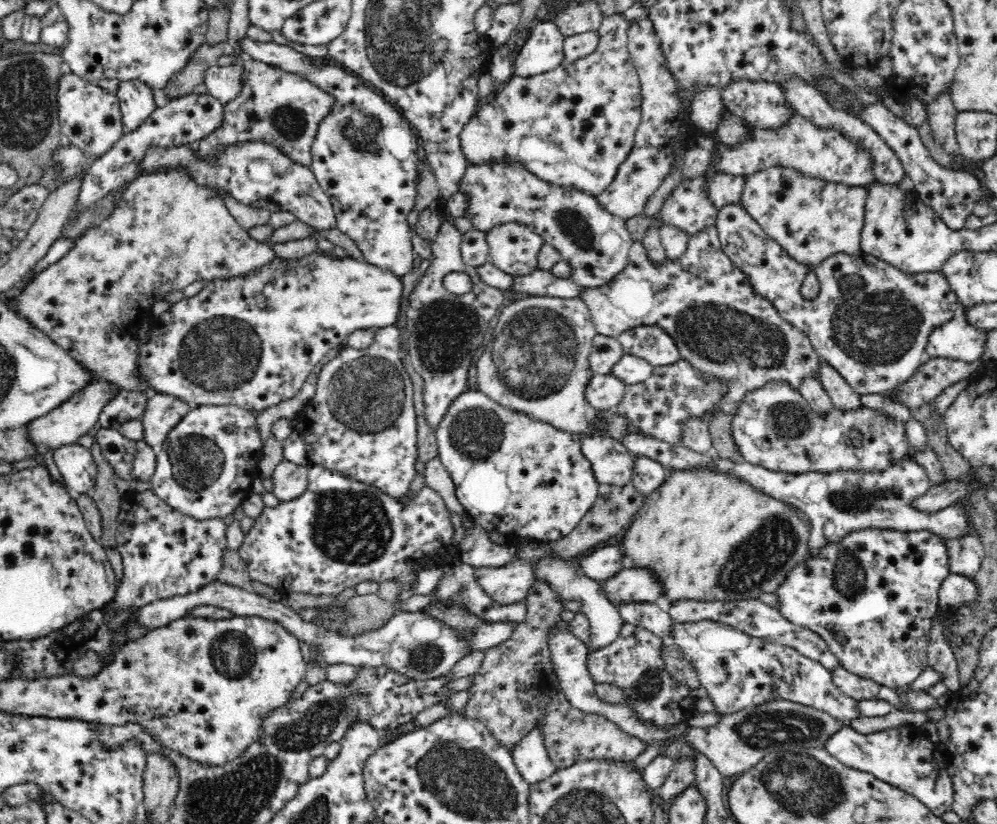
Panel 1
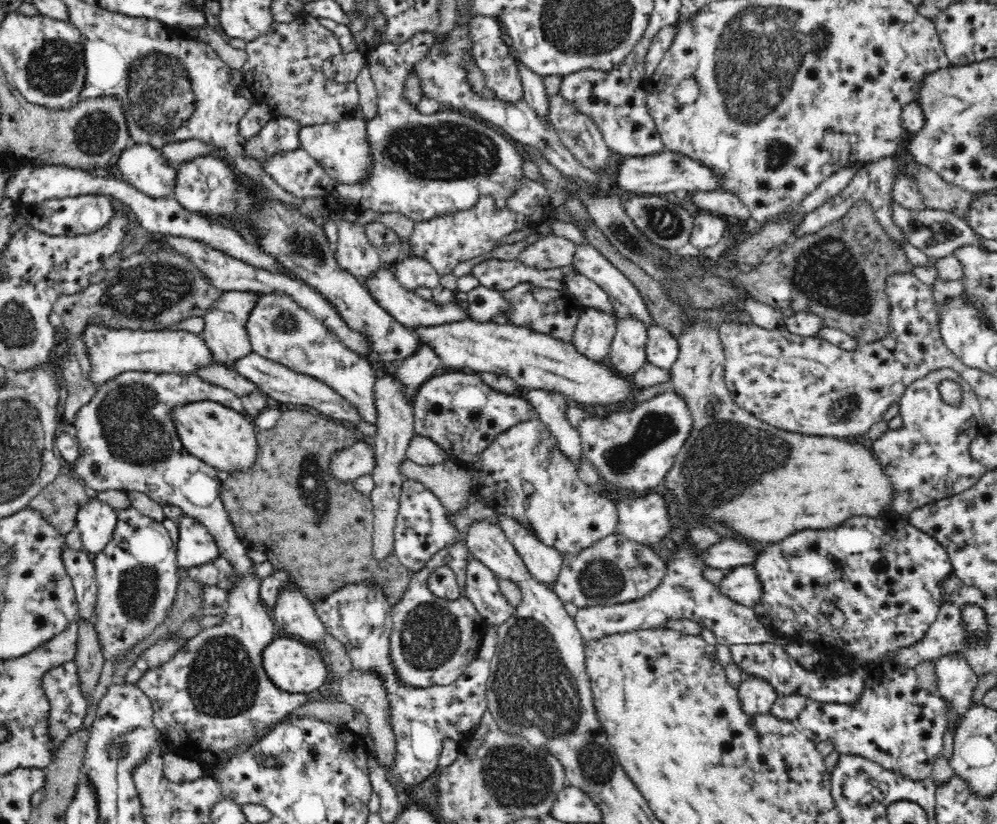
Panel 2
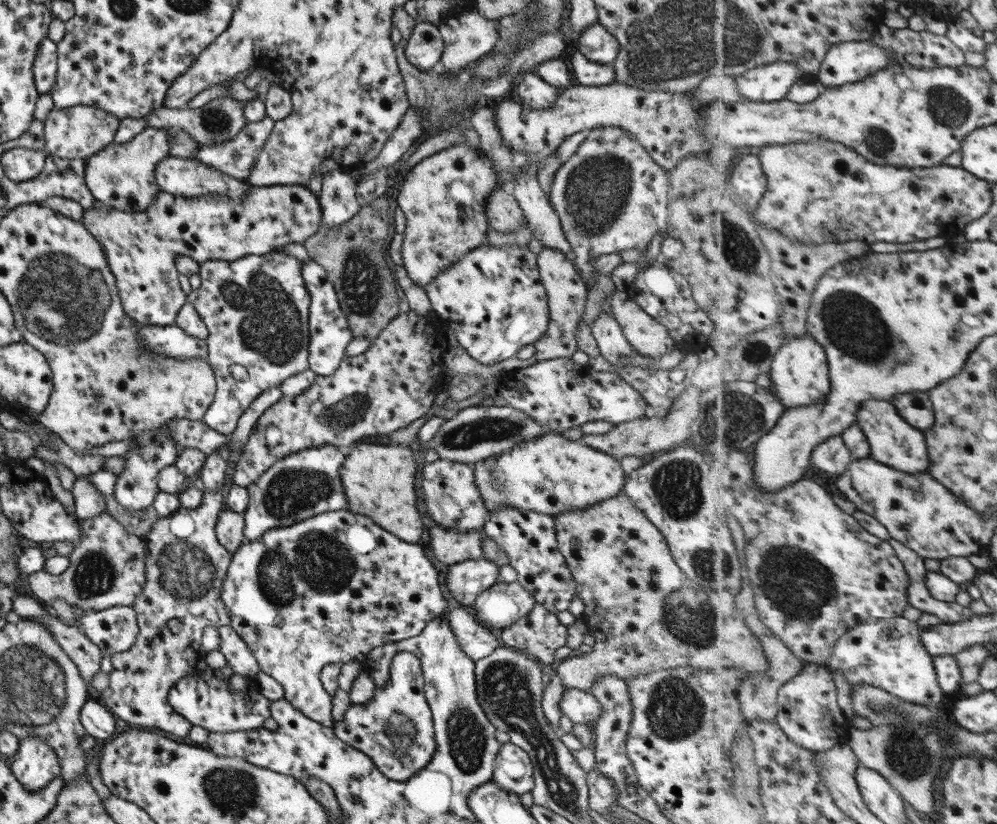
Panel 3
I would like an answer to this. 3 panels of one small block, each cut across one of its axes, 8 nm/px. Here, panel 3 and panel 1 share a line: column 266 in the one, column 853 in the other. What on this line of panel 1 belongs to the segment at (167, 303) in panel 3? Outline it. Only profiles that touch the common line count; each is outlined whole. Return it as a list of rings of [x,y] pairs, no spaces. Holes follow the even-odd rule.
[[[770,167],[758,171],[745,179],[740,205],[750,214],[762,230],[773,238],[800,264],[818,266],[836,253],[854,254],[860,251],[861,232],[865,223],[867,187],[831,183],[818,178],[804,176],[794,169]]]

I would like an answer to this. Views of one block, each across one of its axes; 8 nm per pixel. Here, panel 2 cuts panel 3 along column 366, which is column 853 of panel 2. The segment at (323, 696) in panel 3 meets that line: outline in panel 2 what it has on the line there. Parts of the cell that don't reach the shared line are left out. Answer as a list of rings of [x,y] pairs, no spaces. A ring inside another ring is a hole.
[[[893,512],[878,518],[850,518],[832,530],[800,530],[766,546],[753,568],[763,590],[762,600],[753,609],[772,634],[792,643],[850,653],[870,664],[922,640],[944,602],[941,583],[953,574],[950,558],[940,543]]]

